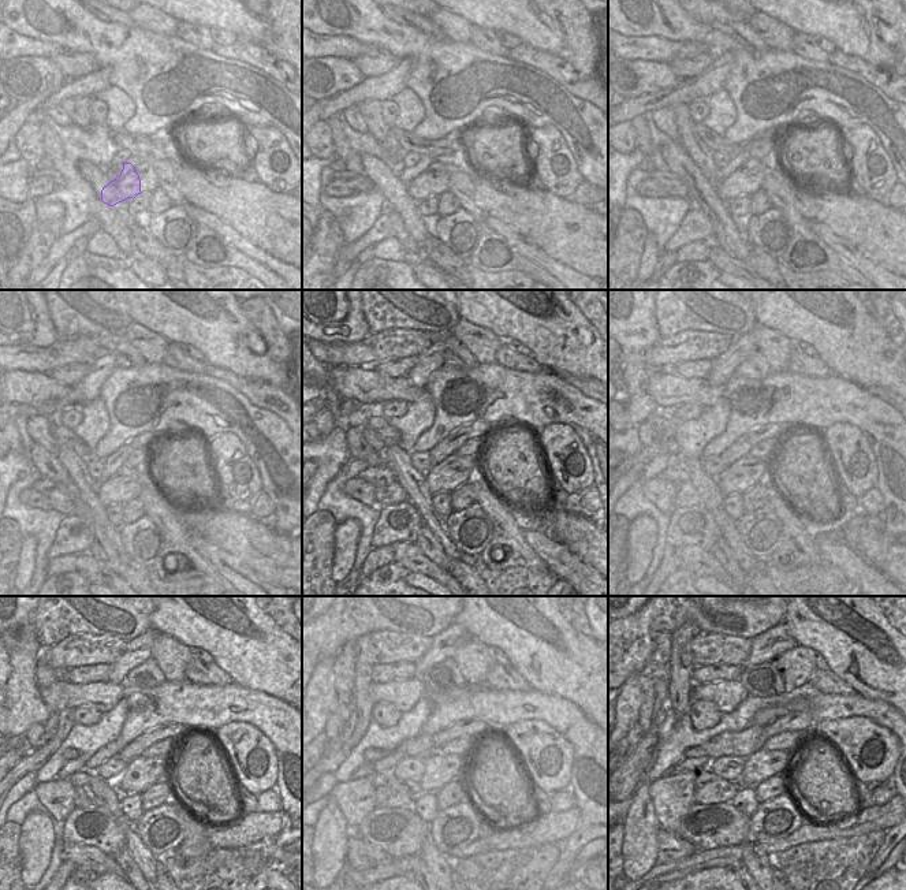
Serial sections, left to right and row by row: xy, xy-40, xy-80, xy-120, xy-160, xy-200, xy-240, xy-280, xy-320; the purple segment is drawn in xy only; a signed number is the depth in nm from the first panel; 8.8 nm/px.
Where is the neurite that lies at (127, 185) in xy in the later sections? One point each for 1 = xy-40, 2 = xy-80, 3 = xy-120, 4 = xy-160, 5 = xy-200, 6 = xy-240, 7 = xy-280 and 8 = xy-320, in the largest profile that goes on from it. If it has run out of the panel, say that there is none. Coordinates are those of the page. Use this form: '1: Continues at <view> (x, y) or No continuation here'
1: Continues at xy-40 (433, 182)
2: Continues at xy-80 (748, 179)
3: Continues at xy-120 (138, 480)
4: Continues at xy-160 (439, 476)
5: Continues at xy-200 (745, 473)
6: Continues at xy-240 (141, 773)
7: Continues at xy-280 (442, 770)
8: Continues at xy-320 (760, 766)

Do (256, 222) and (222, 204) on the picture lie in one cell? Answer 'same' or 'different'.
same

